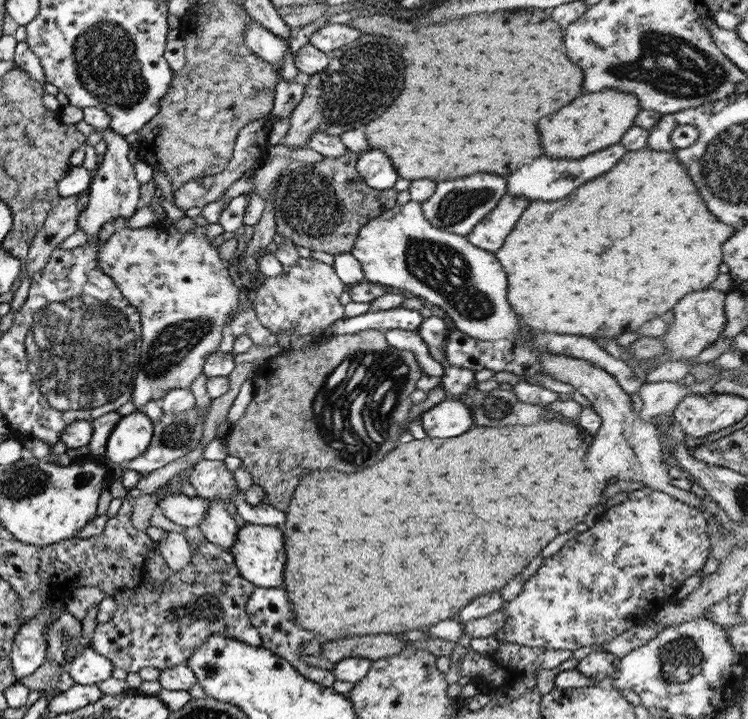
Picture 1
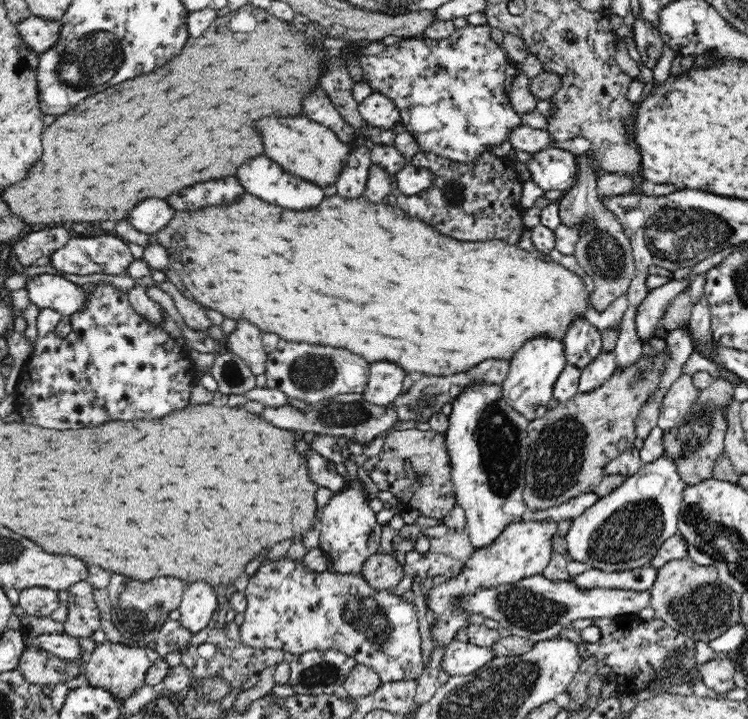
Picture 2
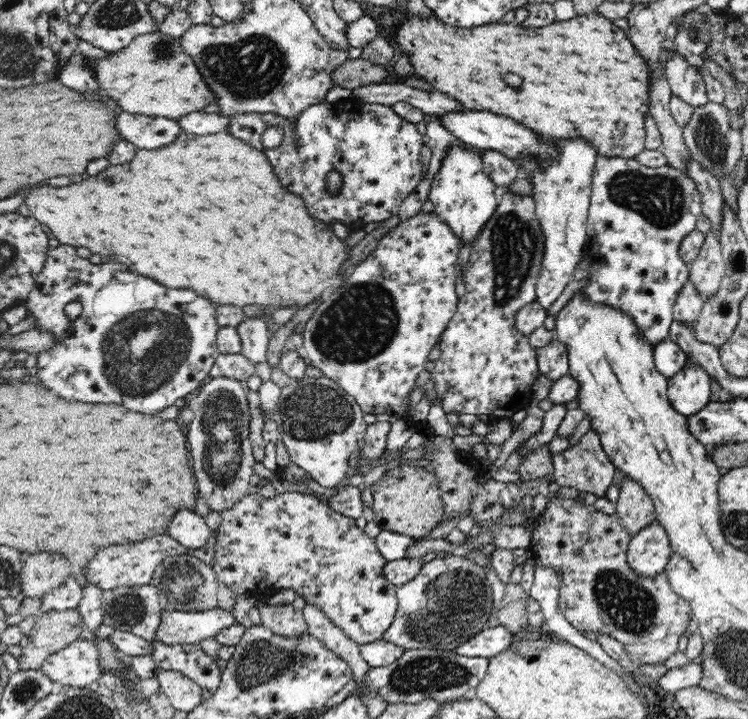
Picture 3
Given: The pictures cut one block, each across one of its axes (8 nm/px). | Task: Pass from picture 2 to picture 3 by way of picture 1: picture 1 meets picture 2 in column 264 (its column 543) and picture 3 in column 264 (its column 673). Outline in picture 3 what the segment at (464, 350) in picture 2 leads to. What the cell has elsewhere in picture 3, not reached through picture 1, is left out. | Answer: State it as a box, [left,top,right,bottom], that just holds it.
[26,132,350,309]

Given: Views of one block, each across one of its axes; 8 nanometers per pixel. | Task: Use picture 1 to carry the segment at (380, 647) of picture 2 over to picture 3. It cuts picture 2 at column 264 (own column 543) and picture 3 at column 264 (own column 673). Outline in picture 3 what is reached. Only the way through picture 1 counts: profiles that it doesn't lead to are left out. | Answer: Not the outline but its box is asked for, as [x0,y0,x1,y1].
[214,492,397,645]

